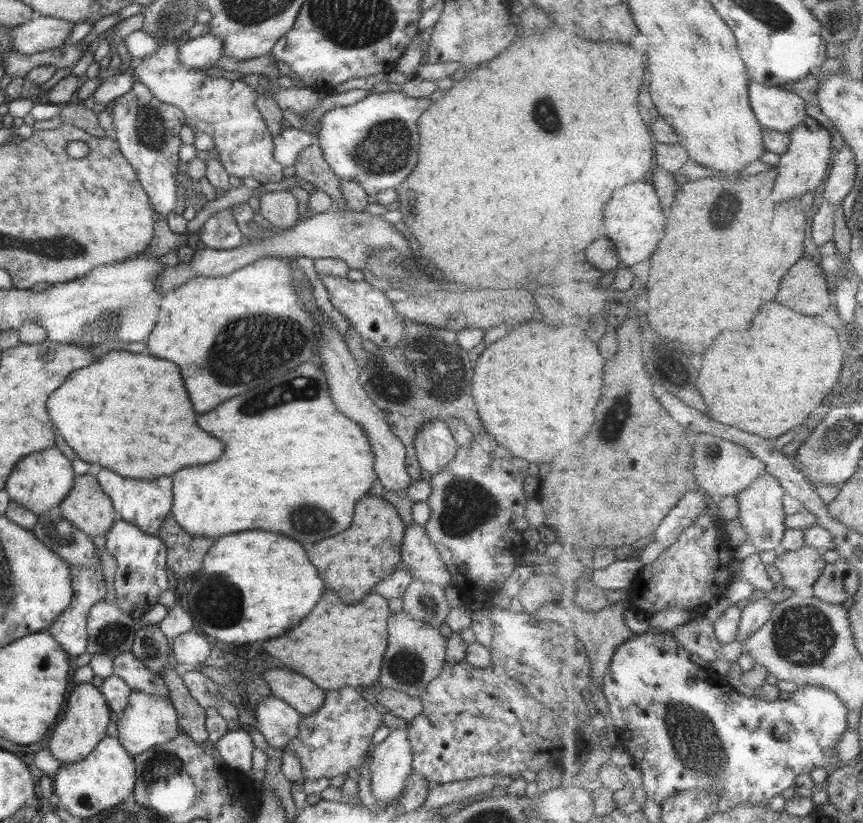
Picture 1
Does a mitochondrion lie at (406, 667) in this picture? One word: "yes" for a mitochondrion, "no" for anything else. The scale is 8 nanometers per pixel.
yes

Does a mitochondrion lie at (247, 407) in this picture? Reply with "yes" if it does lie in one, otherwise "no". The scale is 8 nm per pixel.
yes

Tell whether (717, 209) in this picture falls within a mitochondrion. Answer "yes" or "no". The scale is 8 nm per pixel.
no

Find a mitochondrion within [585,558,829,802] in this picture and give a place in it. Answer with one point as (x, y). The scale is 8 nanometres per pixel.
(700, 748)

